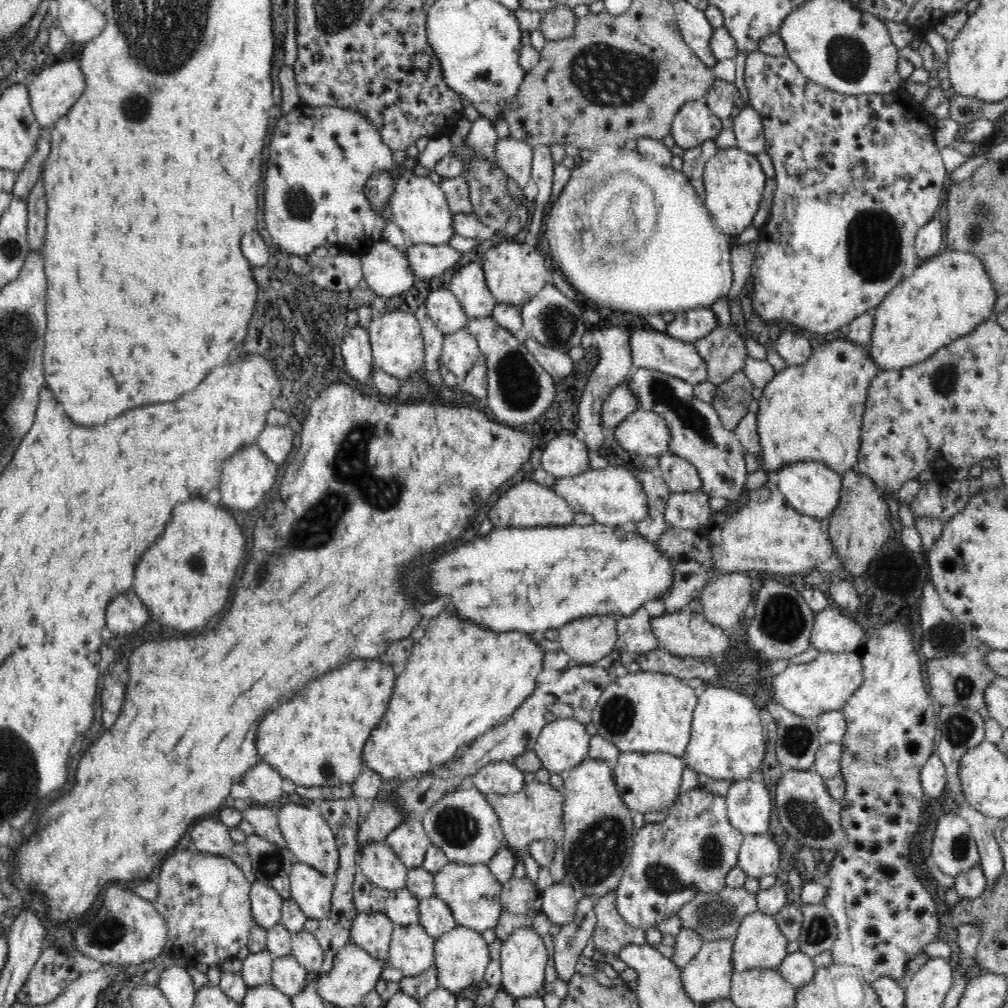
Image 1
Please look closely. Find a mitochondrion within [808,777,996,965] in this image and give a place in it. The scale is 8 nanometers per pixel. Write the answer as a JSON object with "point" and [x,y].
{"point":[961,846]}

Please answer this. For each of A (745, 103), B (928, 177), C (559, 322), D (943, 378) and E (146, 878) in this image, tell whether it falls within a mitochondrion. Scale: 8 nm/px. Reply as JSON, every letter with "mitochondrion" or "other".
{"A":"other","B":"other","C":"mitochondrion","D":"mitochondrion","E":"other"}

